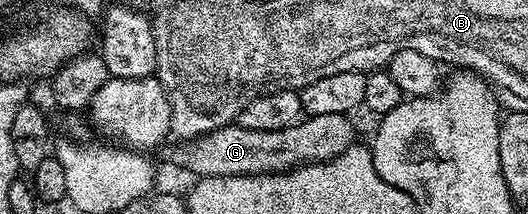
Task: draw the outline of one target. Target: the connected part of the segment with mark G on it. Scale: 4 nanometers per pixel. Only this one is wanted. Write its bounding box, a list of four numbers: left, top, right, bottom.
[169,115,356,178]

